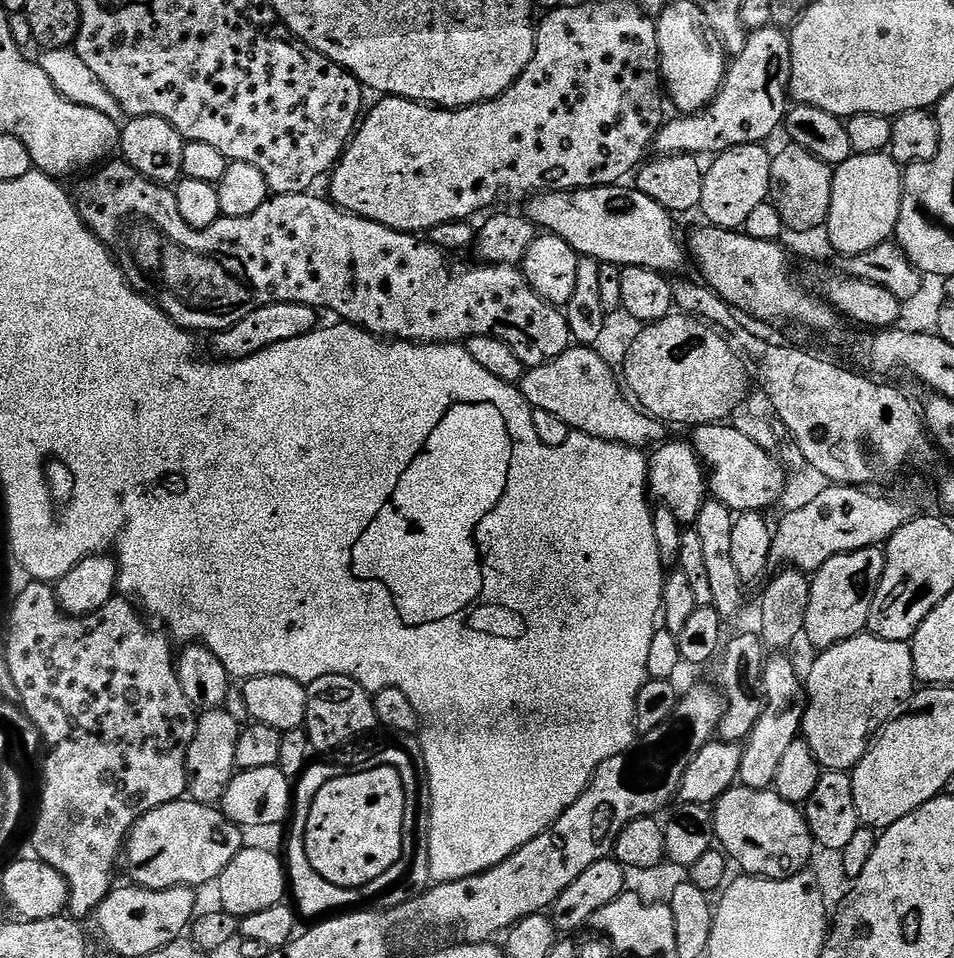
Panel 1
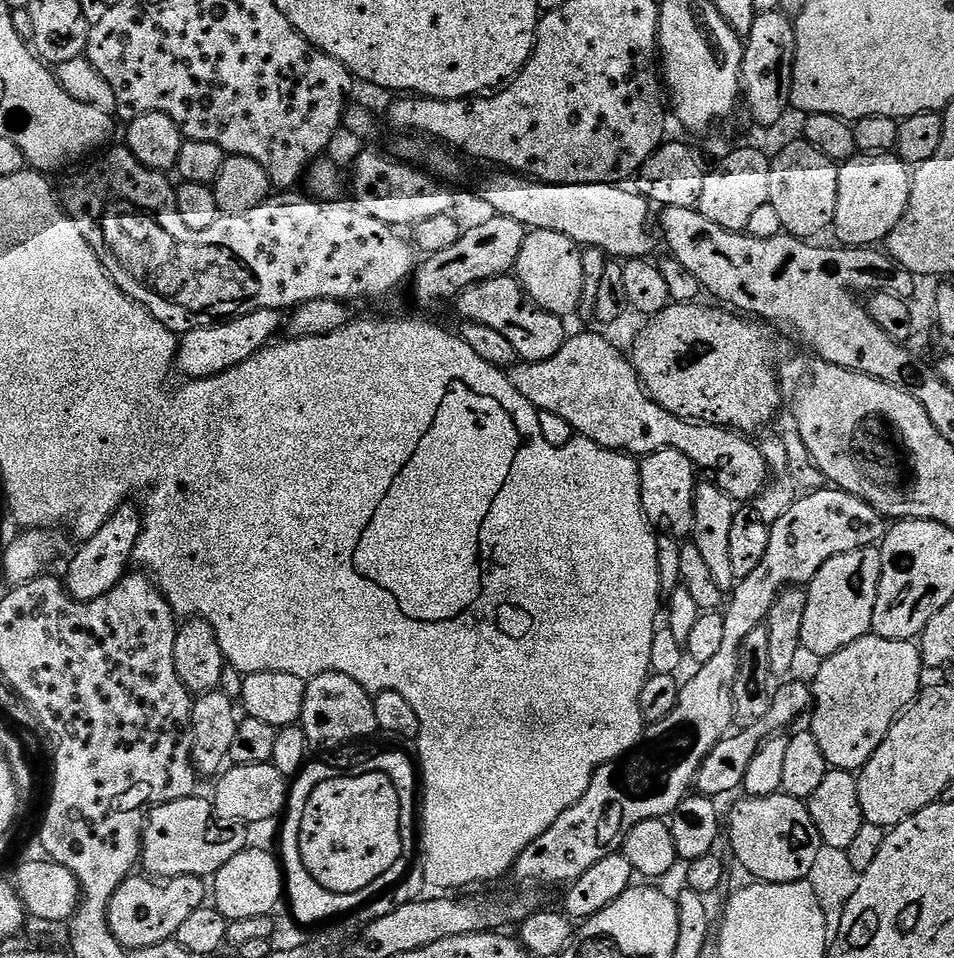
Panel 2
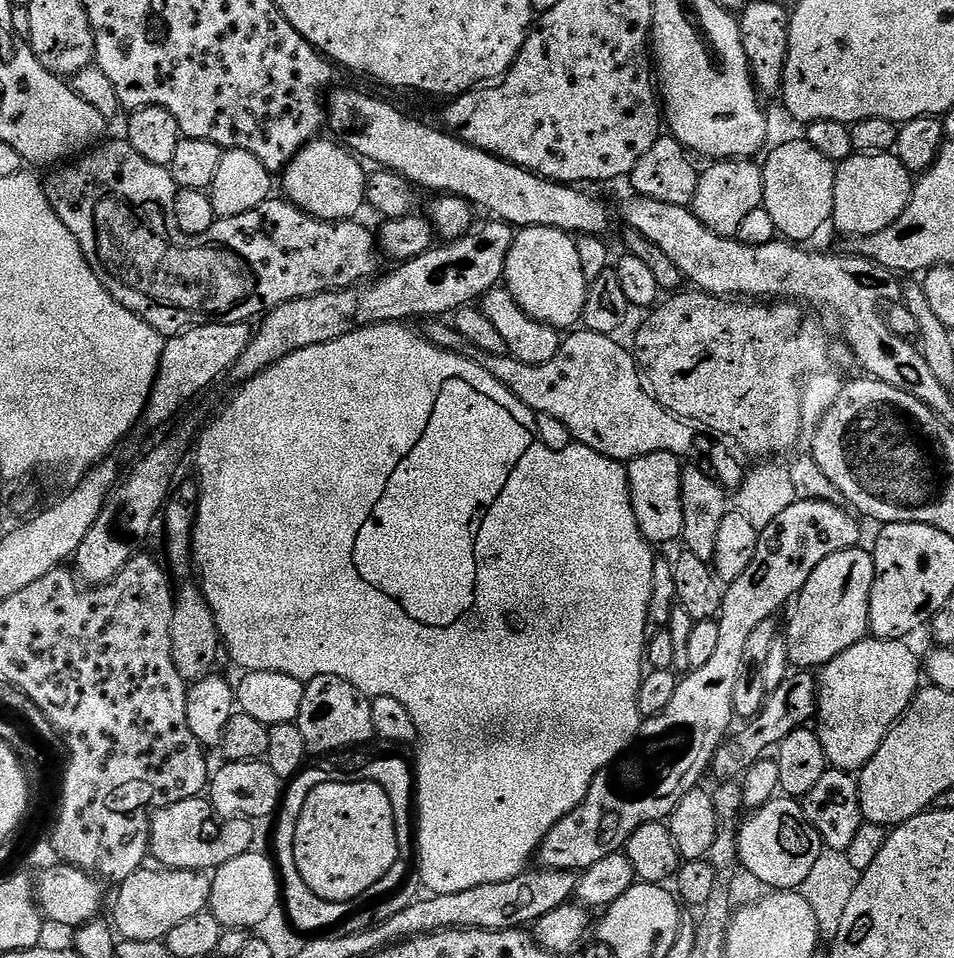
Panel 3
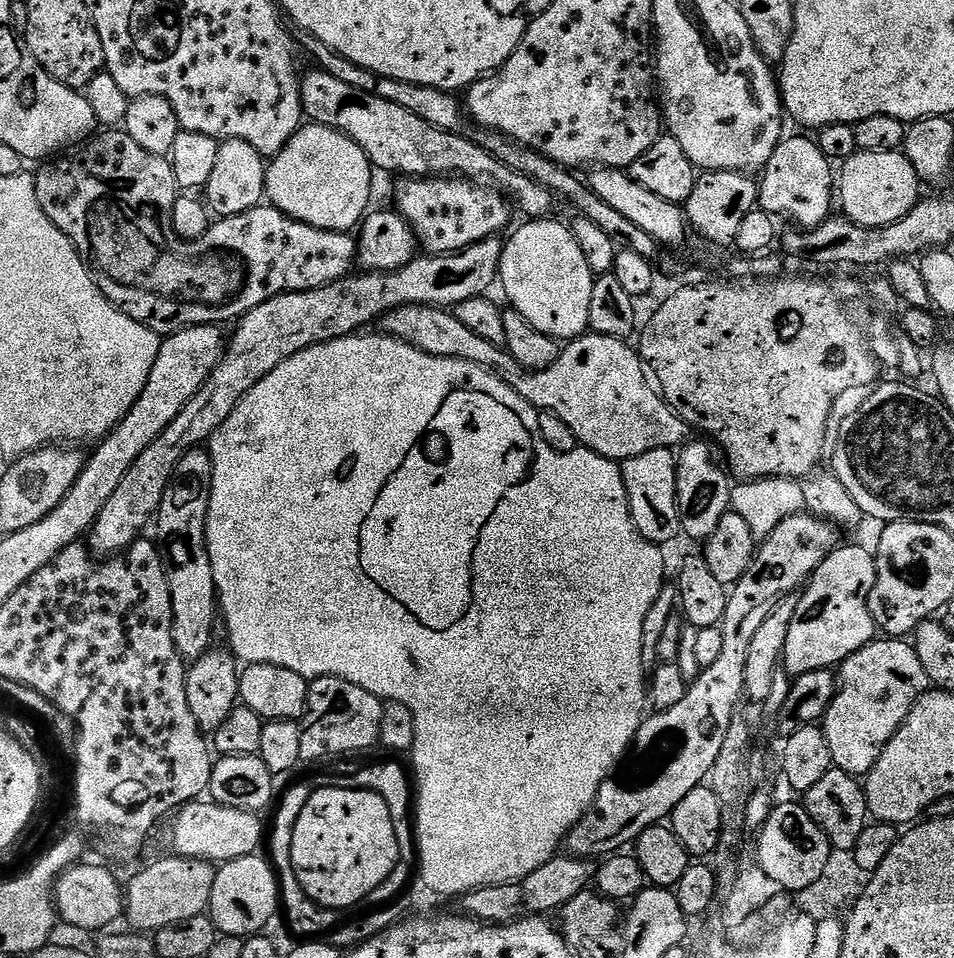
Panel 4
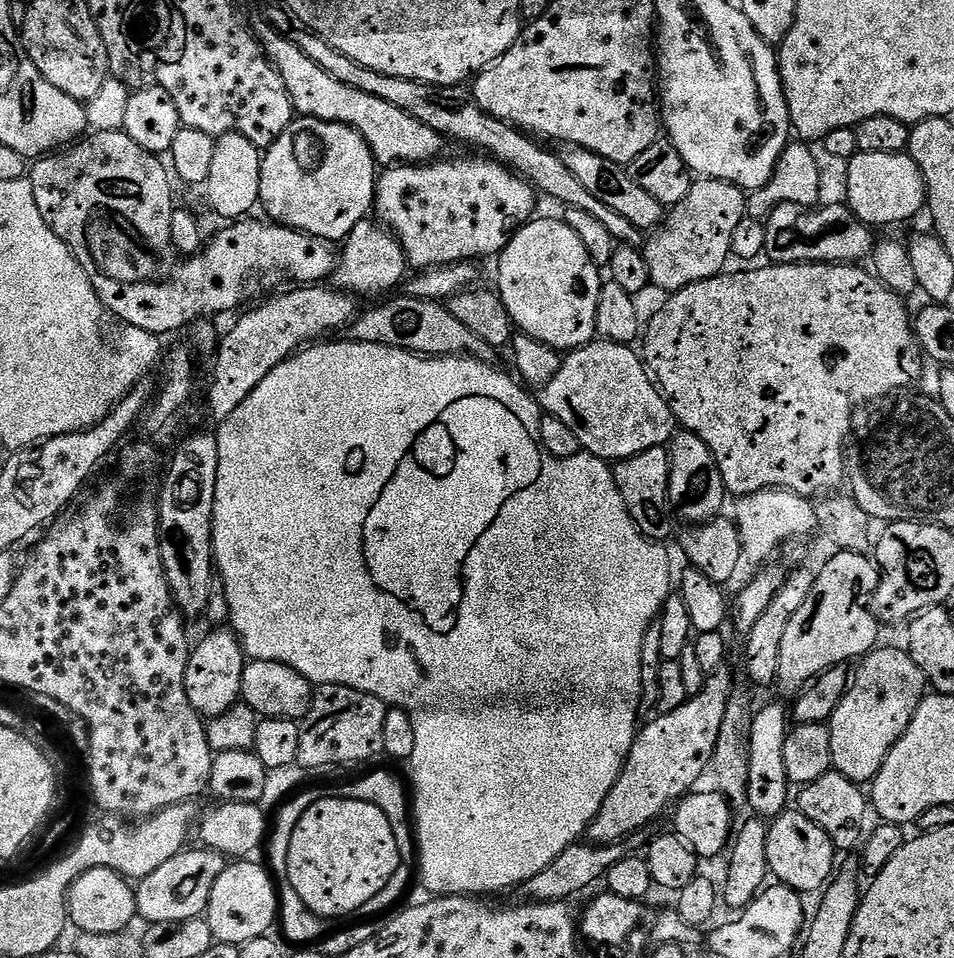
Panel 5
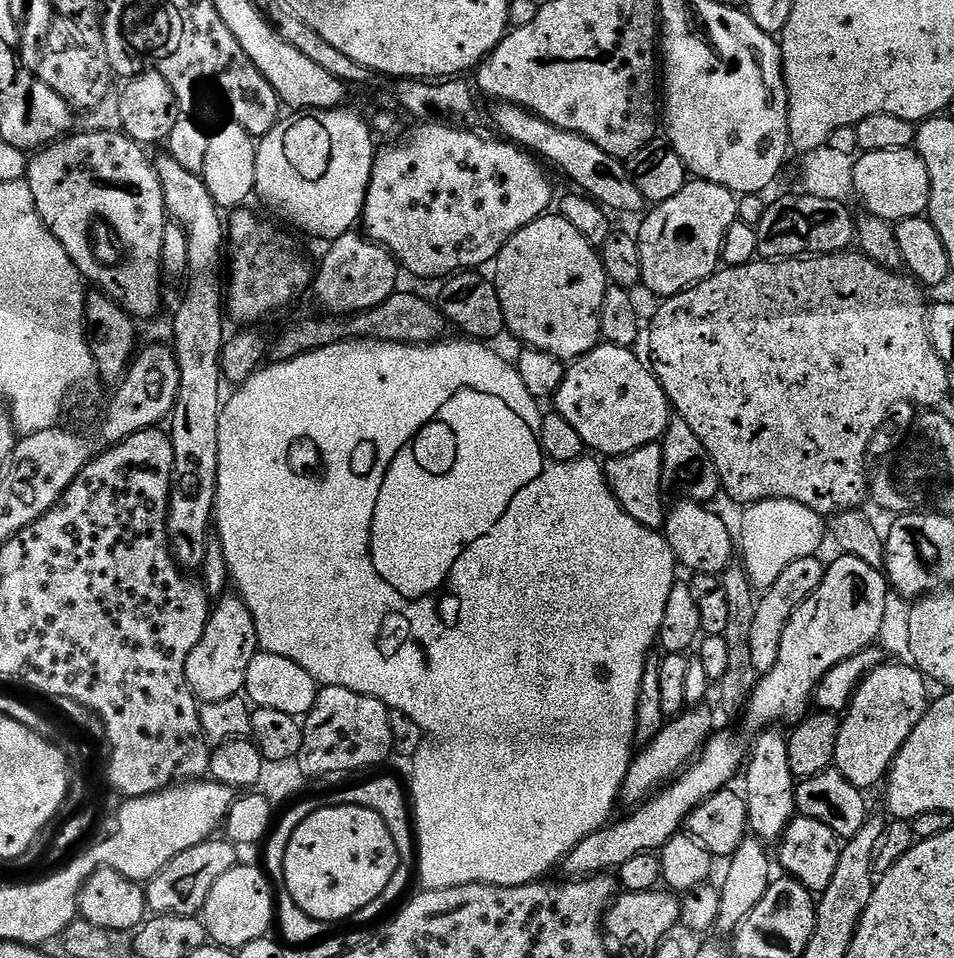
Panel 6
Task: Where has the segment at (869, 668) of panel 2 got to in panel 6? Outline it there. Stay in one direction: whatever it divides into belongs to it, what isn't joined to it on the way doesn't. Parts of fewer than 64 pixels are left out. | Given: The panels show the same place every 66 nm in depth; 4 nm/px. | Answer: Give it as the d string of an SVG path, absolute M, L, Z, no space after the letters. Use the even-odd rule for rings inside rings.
M881 663L879 668L869 672L860 681L860 687L852 695L852 703L848 705L848 711L843 713L840 720L840 733L838 734L838 746L836 747L836 758L834 767L837 772L847 778L855 788L869 790L876 783L887 777L894 758L902 750L906 738L918 726L918 722L924 717L928 709L930 695L928 696L929 681L911 663L888 664Z

